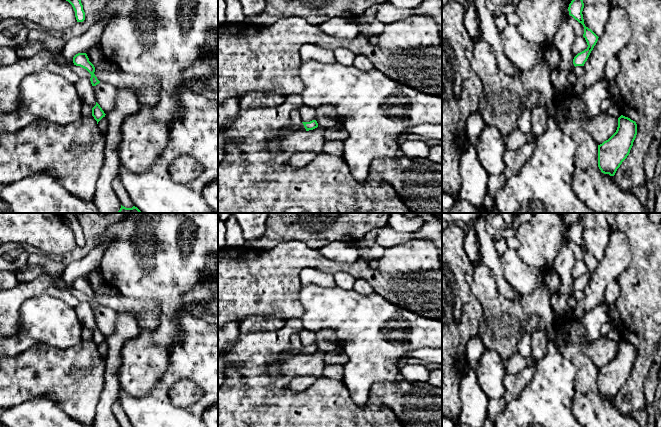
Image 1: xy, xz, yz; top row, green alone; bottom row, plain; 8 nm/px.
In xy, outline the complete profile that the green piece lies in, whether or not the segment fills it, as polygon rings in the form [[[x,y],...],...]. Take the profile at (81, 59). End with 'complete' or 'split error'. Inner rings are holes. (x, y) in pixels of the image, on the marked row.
[[[78,53],[73,57],[73,63],[76,66],[80,66],[84,69],[86,69],[91,74],[91,84],[92,86],[96,86],[100,83],[100,81],[95,76],[95,67],[94,65],[89,61],[89,58],[86,53]]]; complete

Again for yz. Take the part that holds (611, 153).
[[[628,117],[618,118],[616,132],[598,145],[598,167],[604,174],[614,176],[627,158],[637,135],[637,124]]]; complete

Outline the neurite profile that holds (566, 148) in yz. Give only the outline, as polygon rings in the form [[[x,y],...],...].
[[[547,118],[546,131],[536,141],[532,156],[519,172],[510,177],[494,198],[498,213],[597,213],[581,201],[573,191],[576,144],[565,135],[555,118]]]

